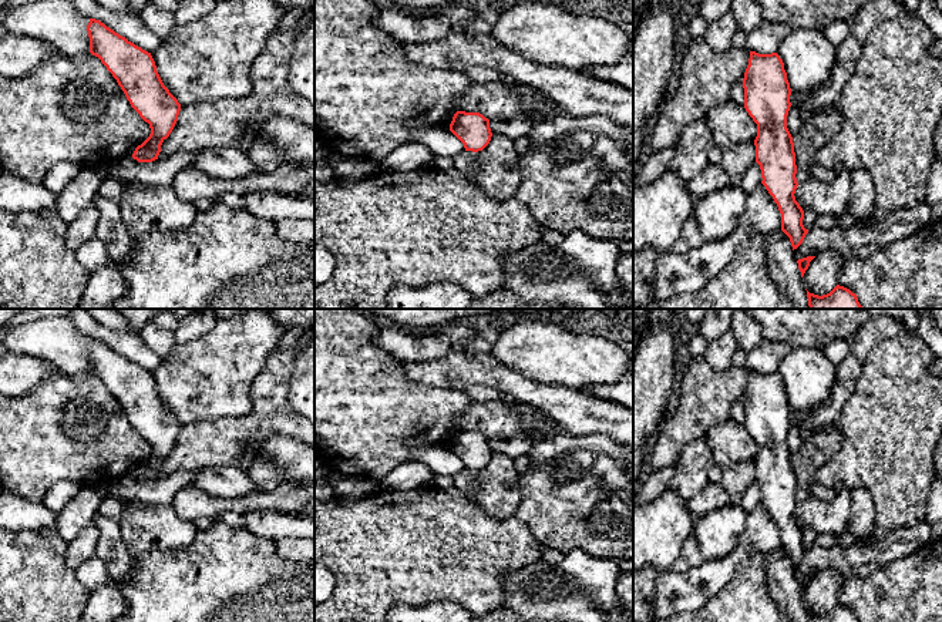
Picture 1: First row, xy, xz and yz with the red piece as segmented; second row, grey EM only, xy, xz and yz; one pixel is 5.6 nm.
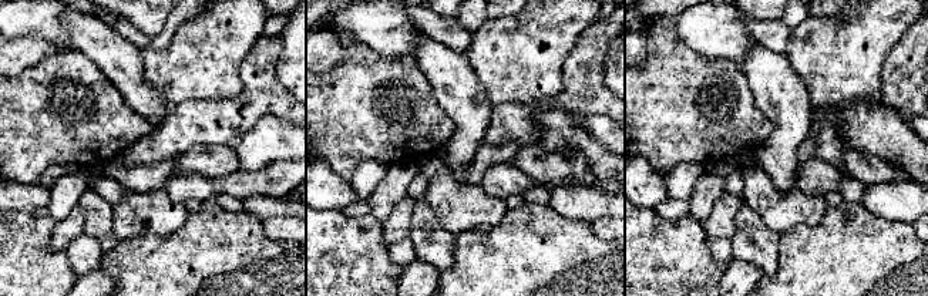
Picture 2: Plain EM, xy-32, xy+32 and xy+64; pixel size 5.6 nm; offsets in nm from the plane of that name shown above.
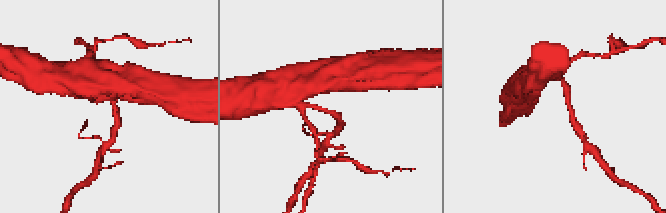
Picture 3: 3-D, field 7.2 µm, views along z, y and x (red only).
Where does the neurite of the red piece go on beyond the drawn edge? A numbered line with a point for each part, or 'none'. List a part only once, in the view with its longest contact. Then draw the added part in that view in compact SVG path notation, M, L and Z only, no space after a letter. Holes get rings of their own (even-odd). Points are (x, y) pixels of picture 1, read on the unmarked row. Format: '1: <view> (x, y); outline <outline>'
none

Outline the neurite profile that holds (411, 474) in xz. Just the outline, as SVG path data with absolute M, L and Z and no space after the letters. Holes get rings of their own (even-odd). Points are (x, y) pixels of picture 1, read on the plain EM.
M408 461L390 470L381 480L383 488L408 491L430 484L434 473L423 463Z

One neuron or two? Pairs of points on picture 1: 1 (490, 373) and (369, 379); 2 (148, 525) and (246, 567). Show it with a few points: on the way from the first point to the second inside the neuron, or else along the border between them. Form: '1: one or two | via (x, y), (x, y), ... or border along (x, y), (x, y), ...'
1: two | border along (401, 363), (401, 370), (410, 379), (438, 390)
2: two | border along (198, 531), (188, 545), (158, 551)

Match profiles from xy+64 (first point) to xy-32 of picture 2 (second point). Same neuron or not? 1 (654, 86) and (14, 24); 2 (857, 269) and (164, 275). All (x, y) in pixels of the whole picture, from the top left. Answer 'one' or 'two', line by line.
1: two
2: one

